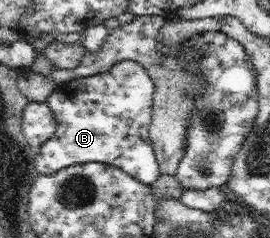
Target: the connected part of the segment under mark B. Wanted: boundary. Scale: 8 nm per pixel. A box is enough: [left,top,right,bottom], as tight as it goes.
[34,61,159,185]

